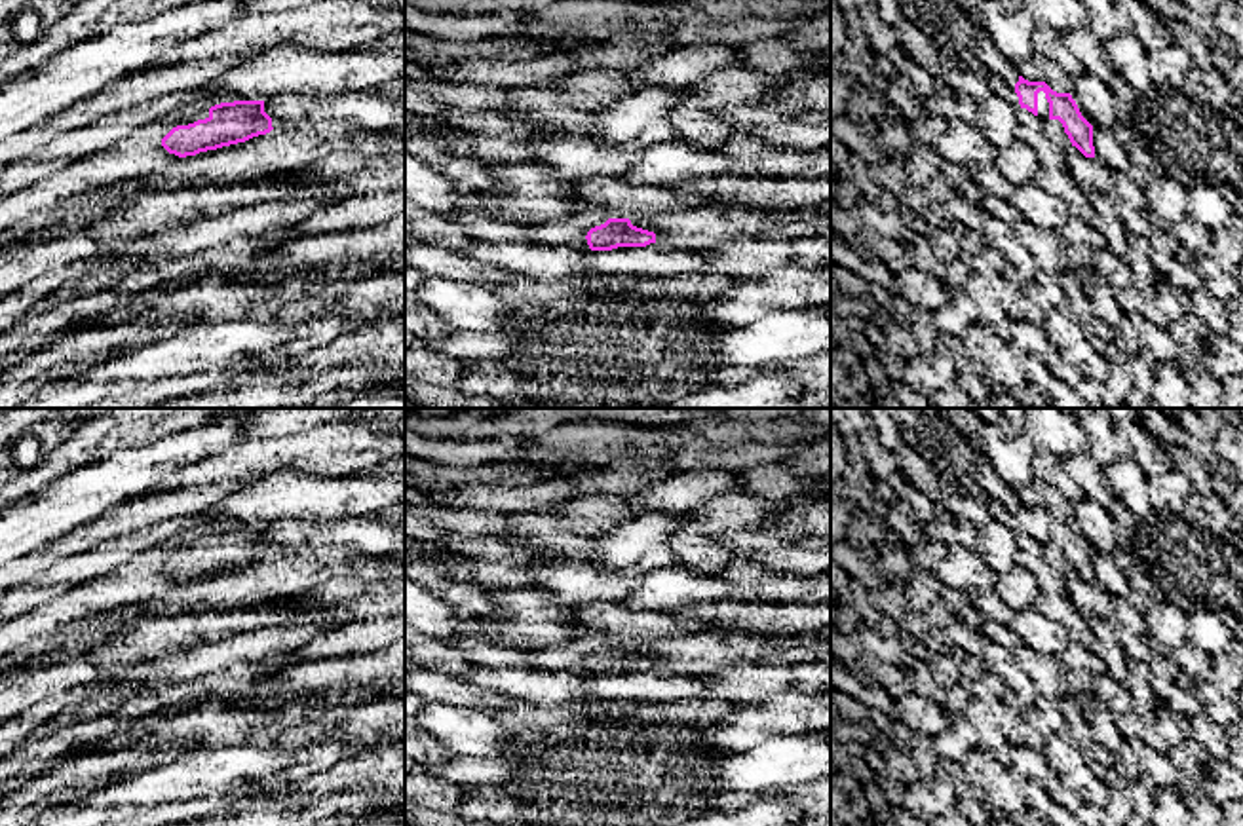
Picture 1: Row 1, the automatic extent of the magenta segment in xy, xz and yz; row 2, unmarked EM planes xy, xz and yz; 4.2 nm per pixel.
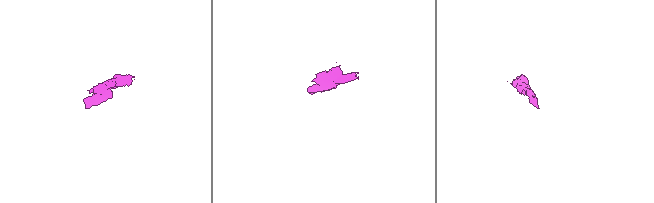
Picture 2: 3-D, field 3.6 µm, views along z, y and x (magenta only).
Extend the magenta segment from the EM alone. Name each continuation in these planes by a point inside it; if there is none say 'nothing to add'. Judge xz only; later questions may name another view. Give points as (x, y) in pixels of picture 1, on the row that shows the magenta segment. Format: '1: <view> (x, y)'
1: xz (571, 230)

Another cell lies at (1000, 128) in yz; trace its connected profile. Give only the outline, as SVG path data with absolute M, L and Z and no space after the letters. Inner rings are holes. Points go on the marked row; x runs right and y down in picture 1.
M988 91L977 104L973 125L996 146L1004 148L1017 139L1017 116L1004 99Z

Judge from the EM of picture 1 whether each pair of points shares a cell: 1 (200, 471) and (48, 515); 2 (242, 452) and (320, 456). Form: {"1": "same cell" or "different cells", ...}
{"1": "different cells", "2": "same cell"}

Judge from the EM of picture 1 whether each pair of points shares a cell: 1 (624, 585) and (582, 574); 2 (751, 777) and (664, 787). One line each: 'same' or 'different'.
1: same
2: different

